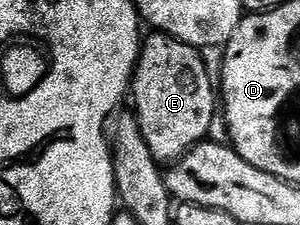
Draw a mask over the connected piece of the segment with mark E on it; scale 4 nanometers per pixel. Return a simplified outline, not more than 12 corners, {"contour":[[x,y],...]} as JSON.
{"contour":[[143,37],[130,96],[150,154],[209,139],[218,92],[197,49]]}

